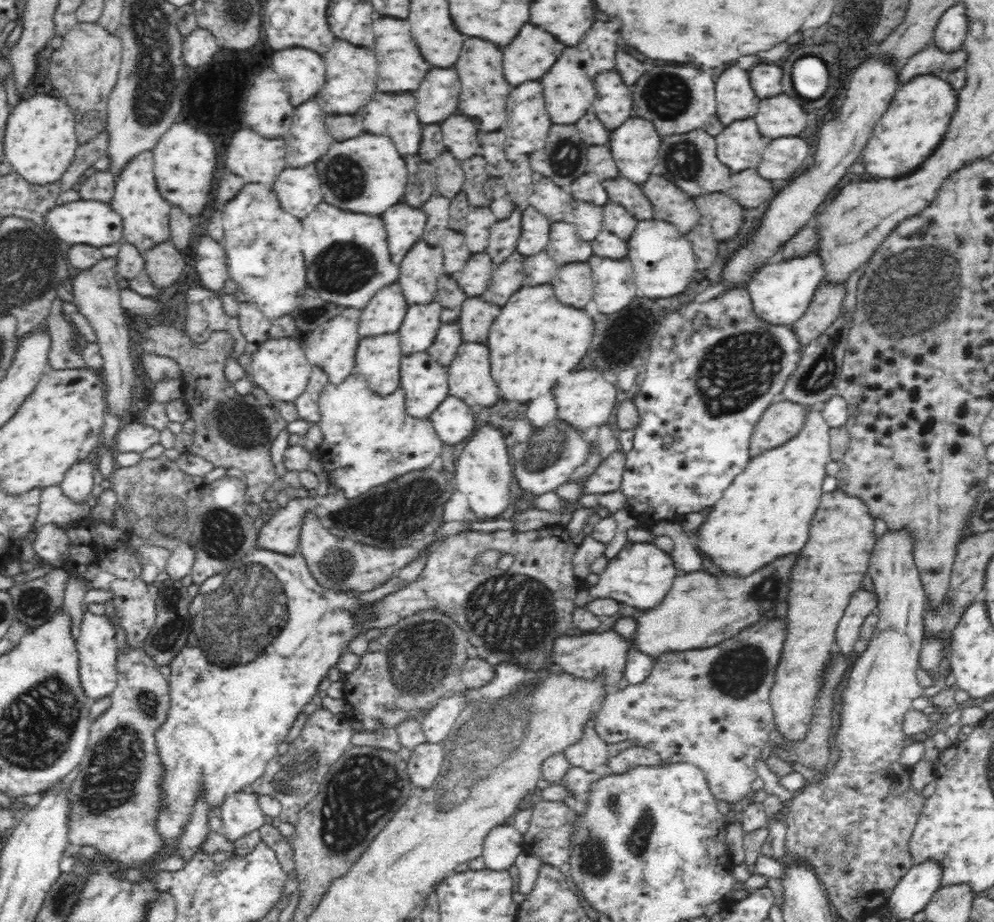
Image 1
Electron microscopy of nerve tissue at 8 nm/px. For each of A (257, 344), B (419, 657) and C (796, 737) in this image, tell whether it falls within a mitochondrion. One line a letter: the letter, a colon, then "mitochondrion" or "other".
A: other
B: mitochondrion
C: other

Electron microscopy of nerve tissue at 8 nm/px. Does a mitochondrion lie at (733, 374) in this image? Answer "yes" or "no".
yes

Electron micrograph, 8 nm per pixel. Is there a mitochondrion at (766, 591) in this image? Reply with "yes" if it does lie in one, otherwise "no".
yes

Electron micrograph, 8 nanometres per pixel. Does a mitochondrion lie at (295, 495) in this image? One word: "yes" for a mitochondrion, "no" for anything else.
no

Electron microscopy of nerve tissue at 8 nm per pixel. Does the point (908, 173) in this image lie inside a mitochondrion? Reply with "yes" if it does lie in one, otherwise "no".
no

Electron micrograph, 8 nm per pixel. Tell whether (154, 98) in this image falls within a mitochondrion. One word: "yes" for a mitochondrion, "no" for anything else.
yes

